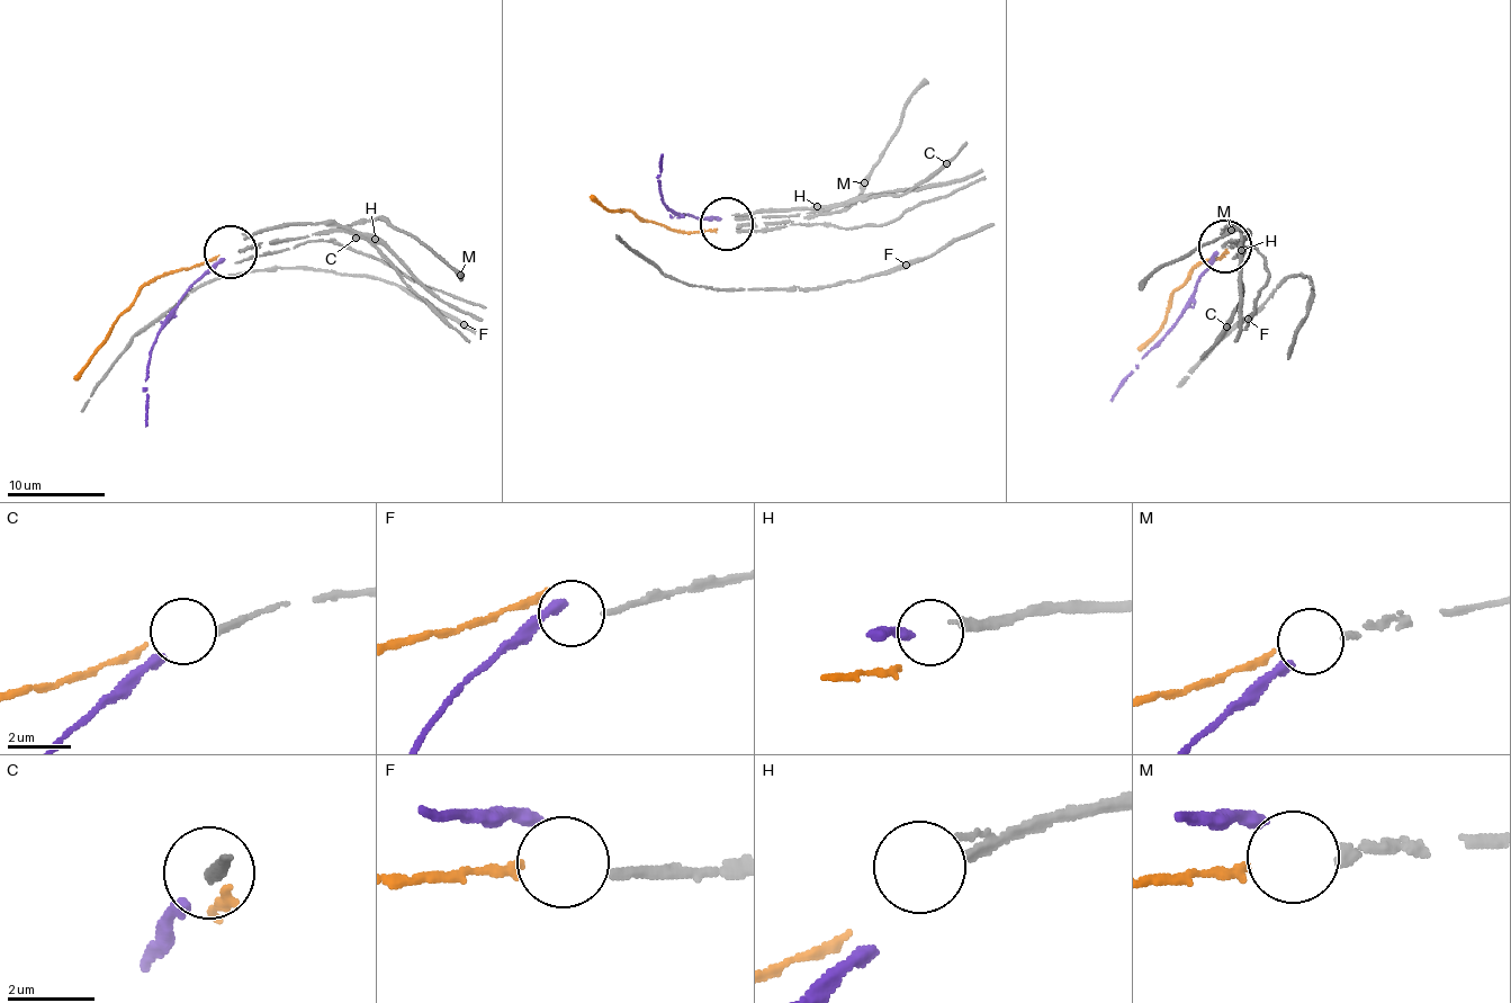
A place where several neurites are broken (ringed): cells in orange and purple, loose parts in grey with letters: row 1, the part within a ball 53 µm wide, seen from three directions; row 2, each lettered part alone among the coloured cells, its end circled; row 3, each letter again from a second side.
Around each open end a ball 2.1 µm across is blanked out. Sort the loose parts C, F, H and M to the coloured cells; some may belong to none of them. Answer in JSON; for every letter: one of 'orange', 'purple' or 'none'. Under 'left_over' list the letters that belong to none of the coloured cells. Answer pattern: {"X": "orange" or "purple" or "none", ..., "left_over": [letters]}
{"C": "purple", "F": "none", "H": "none", "M": "orange", "left_over": ["F", "H"]}

